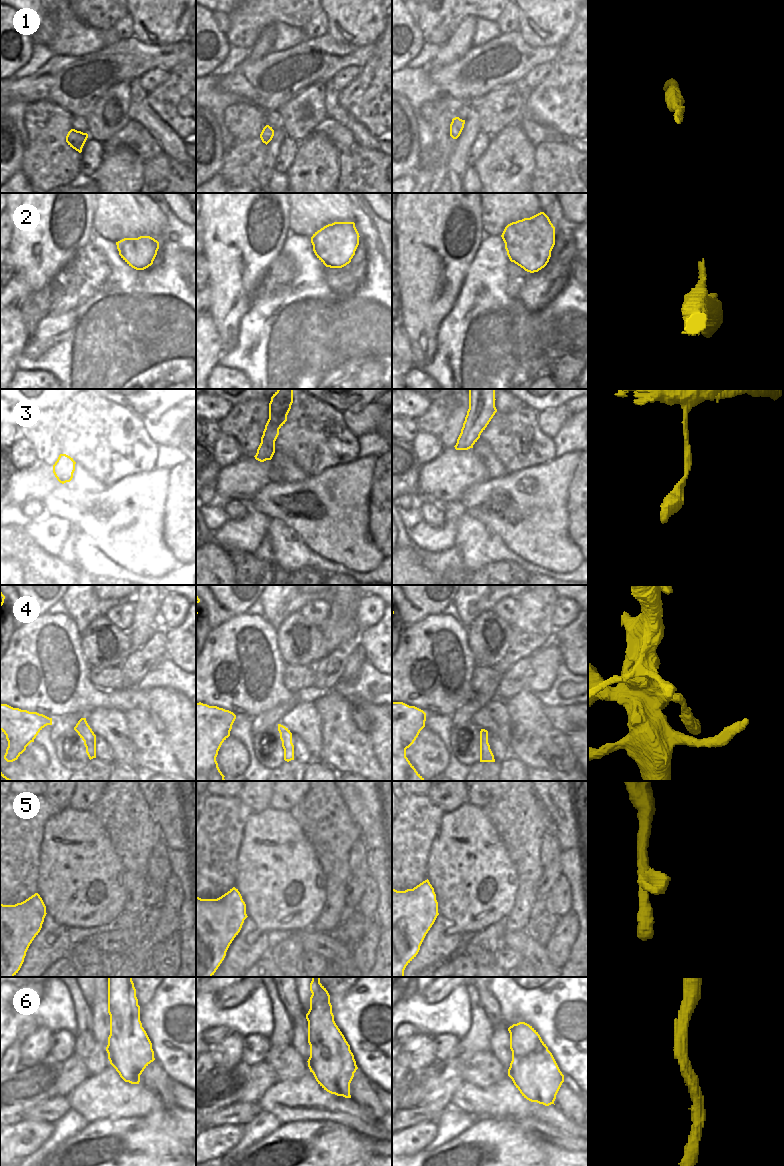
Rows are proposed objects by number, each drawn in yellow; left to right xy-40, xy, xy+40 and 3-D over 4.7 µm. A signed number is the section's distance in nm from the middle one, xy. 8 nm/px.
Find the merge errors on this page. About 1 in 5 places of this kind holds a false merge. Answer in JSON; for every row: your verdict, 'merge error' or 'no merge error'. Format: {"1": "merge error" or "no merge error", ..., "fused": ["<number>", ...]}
{"1": "no merge error", "2": "no merge error", "3": "no merge error", "4": "no merge error", "5": "merge error", "6": "no merge error", "fused": ["5"]}

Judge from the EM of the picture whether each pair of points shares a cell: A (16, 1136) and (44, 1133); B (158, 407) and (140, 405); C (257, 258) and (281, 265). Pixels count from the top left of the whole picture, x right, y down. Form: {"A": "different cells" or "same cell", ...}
{"A": "same cell", "B": "same cell", "C": "different cells"}

